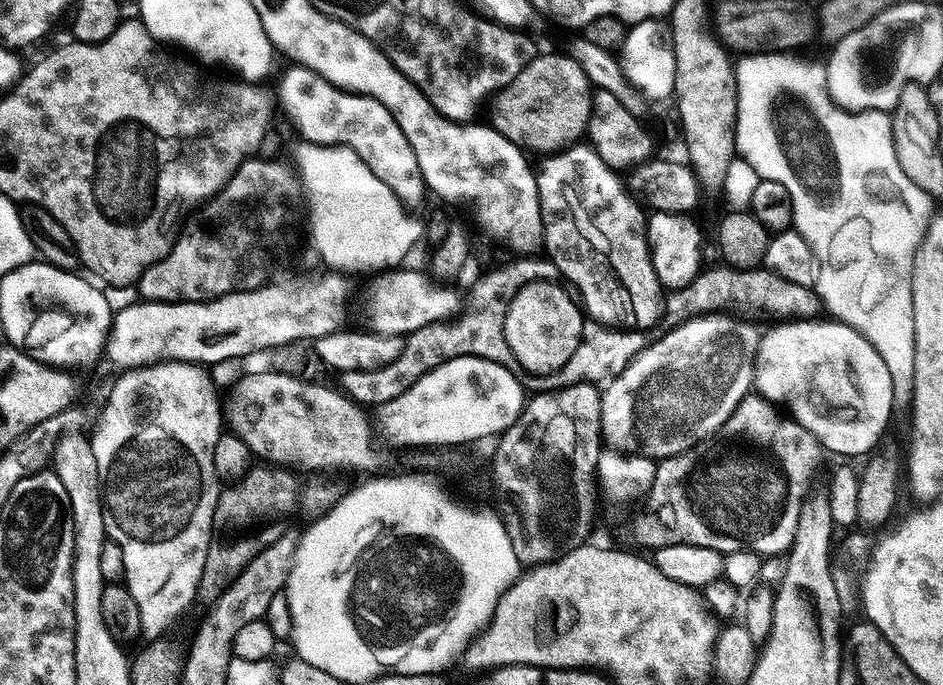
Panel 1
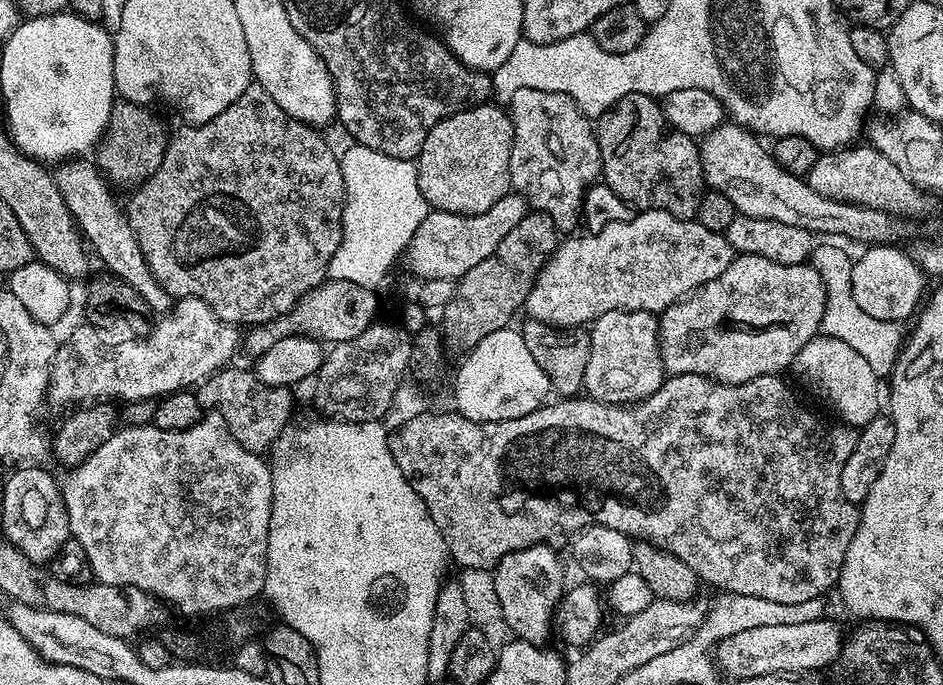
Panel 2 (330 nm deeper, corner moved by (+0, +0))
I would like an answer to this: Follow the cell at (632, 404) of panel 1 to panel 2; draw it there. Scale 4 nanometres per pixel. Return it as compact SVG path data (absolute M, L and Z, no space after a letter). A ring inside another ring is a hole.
M737 255L718 278L659 313L664 371L674 376L698 374L723 384L741 384L759 376L783 373L783 368L793 367L798 350L820 332L825 310L826 286L811 263L786 266L782 262L770 262L770 258Z

